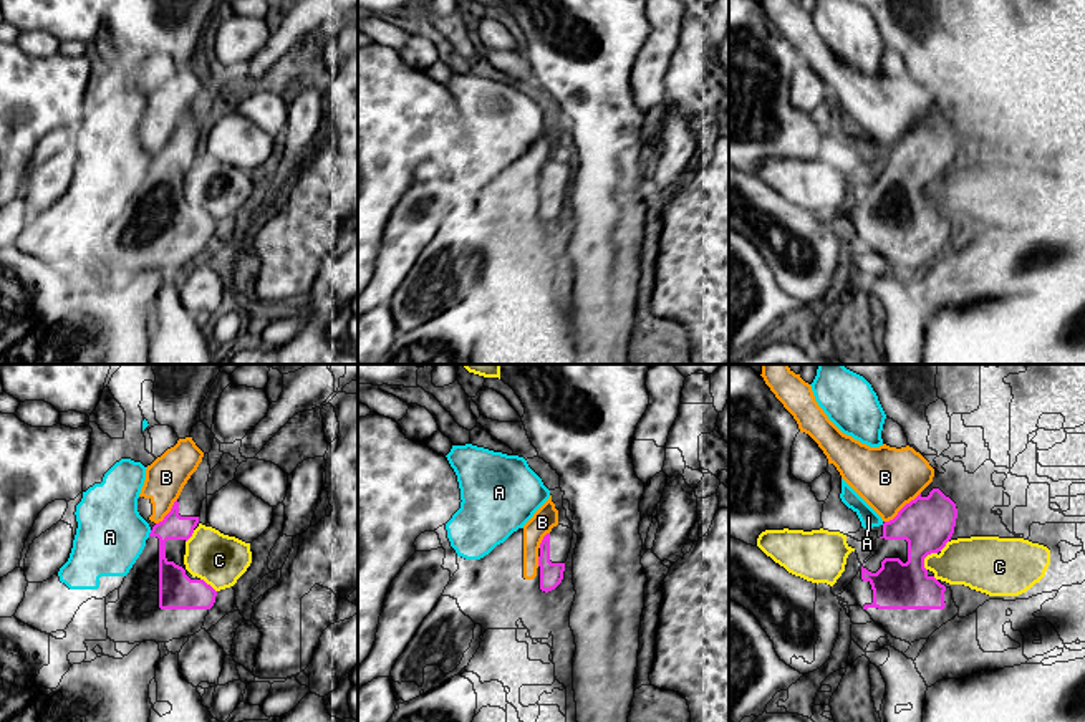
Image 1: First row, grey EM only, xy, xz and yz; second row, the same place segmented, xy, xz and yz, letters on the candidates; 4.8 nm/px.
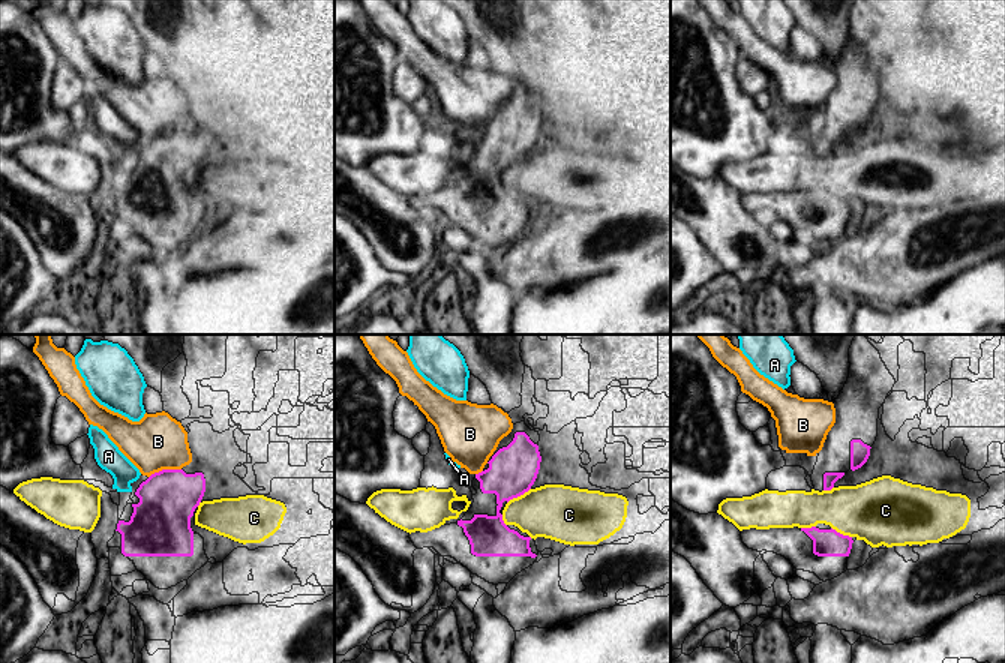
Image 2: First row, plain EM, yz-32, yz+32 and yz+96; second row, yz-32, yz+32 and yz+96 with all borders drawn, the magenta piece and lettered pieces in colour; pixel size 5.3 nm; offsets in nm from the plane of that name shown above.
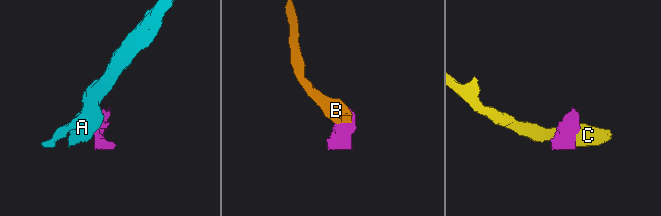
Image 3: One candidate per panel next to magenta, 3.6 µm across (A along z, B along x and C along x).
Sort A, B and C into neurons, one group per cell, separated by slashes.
A / B C

